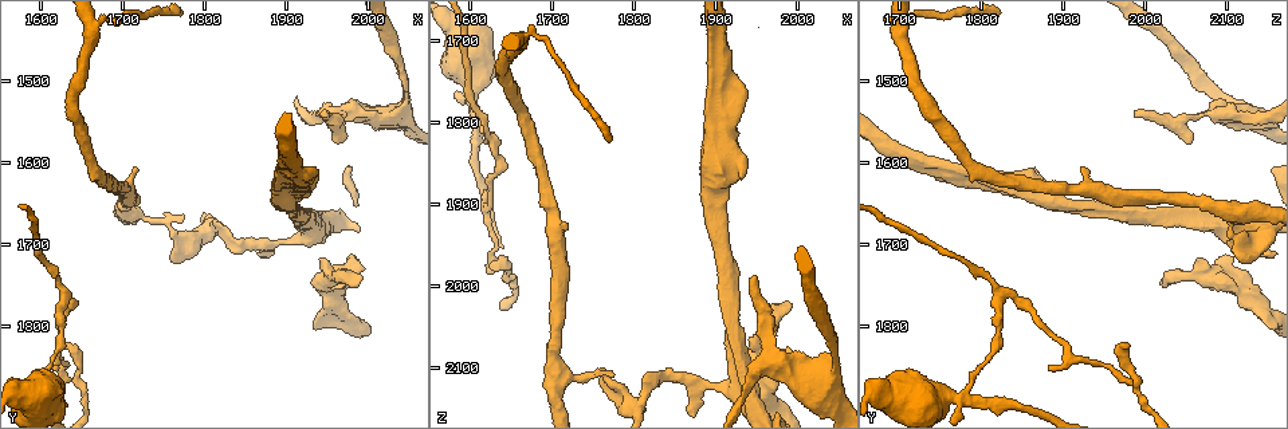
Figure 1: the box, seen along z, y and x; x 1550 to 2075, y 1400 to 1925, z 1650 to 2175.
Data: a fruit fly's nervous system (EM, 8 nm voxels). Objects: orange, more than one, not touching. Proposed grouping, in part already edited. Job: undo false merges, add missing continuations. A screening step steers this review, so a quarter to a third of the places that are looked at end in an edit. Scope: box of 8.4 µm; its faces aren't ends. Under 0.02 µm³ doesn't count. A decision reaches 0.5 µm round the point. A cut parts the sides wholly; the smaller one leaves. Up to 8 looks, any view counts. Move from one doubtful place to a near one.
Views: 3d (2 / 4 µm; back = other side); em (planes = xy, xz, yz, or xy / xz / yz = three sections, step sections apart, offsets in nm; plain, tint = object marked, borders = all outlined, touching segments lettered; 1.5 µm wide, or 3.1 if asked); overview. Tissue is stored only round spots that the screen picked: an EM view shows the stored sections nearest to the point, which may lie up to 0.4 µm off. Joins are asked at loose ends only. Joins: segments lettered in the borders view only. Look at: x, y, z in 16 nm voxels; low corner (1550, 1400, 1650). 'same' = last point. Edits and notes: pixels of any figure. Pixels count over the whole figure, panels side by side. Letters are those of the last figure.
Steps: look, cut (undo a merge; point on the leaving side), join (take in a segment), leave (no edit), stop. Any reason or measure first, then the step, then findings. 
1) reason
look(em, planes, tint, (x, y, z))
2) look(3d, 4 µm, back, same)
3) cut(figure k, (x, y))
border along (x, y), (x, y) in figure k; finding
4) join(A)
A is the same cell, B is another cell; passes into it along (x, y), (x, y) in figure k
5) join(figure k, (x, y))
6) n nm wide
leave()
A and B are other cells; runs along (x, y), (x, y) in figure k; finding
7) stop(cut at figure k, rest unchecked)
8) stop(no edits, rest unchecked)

thick end
look(3d, 2 µm, (1890, 1600, 1765))

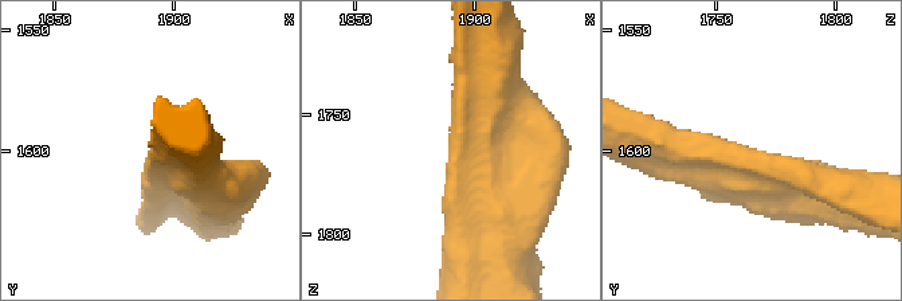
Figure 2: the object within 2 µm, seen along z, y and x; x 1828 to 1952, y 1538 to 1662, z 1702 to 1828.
look(em, planes, plain, (1891, 1599, 1763))

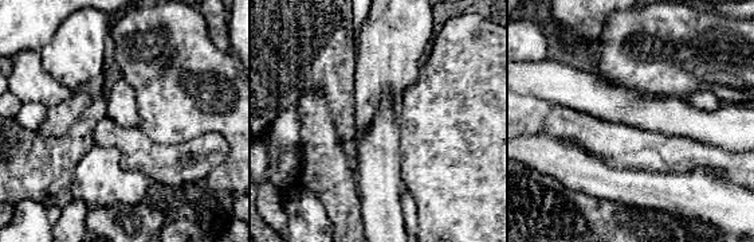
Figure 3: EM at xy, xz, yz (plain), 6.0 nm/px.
see the neighbours
look(em, planes, borders, same)

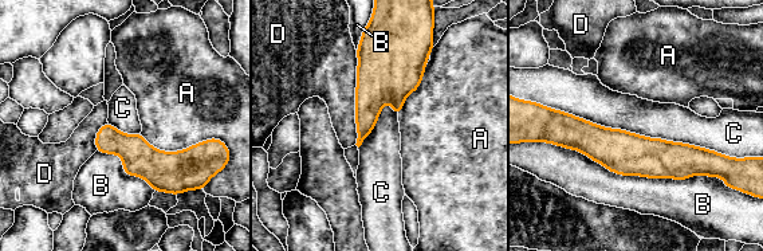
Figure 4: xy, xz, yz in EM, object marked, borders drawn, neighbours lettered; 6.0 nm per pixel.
C touches over 1050 nm
leave()
A, B, C and D are other cells; no lettered segment goes on from it

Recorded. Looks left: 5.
sudden change in width
look(em, planes, borders, (1965, 1540, 2090))

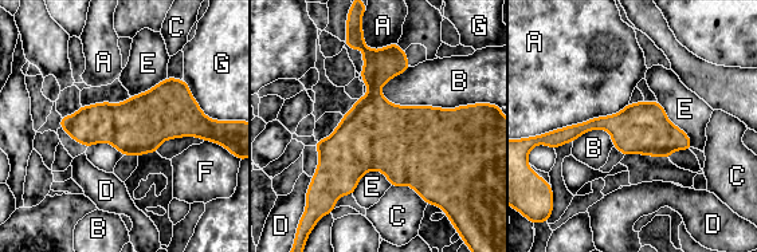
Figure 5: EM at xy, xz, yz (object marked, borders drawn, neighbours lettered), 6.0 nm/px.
B touches over 600 nm
leave()
A, B, C, D, E, F and G are other cells; one neuron here

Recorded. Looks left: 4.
look(3d, 4 µm, (1990, 1745, 2020))

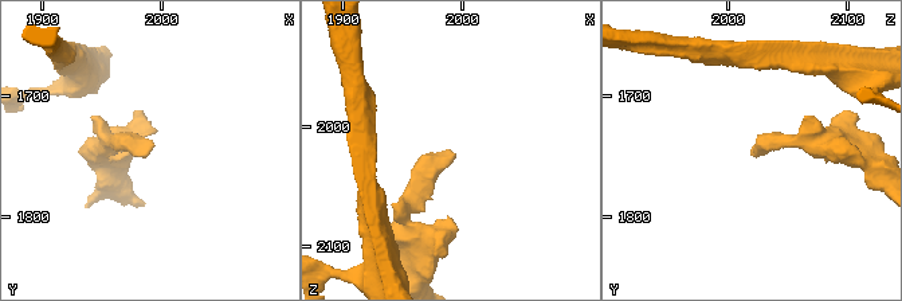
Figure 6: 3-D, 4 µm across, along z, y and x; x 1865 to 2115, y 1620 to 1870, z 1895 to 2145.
shape alone is not enough
look(em, xy, step 8, tint, (1990, 1742, 2020))

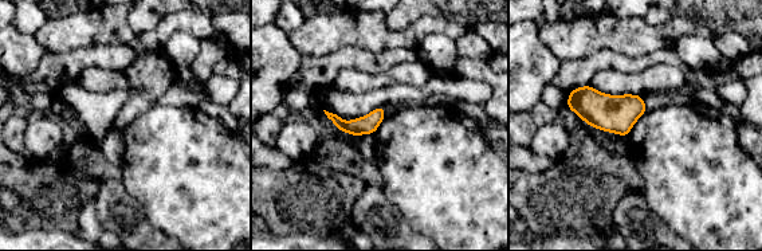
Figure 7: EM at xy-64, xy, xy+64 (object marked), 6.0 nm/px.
look(em, planes, borders, same)

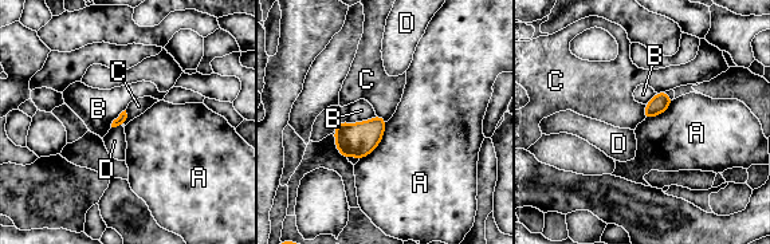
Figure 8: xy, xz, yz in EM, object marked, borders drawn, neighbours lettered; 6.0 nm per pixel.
A touches over 280 nm
leave()
A, B, C and D are other cells; none of them fits

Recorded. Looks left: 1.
stop(no edits, rest unchecked)

